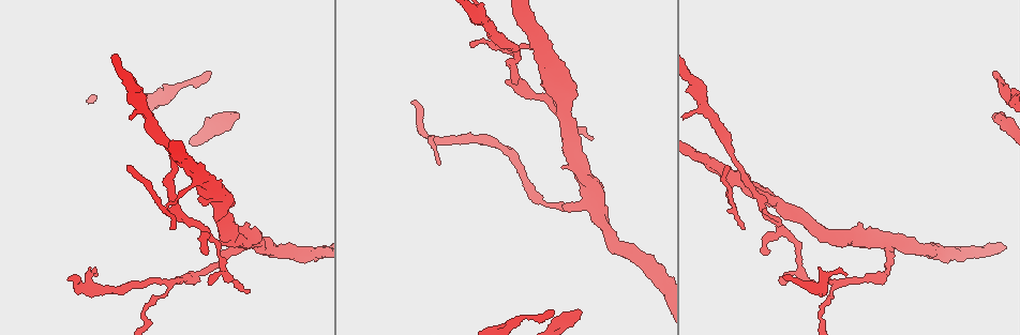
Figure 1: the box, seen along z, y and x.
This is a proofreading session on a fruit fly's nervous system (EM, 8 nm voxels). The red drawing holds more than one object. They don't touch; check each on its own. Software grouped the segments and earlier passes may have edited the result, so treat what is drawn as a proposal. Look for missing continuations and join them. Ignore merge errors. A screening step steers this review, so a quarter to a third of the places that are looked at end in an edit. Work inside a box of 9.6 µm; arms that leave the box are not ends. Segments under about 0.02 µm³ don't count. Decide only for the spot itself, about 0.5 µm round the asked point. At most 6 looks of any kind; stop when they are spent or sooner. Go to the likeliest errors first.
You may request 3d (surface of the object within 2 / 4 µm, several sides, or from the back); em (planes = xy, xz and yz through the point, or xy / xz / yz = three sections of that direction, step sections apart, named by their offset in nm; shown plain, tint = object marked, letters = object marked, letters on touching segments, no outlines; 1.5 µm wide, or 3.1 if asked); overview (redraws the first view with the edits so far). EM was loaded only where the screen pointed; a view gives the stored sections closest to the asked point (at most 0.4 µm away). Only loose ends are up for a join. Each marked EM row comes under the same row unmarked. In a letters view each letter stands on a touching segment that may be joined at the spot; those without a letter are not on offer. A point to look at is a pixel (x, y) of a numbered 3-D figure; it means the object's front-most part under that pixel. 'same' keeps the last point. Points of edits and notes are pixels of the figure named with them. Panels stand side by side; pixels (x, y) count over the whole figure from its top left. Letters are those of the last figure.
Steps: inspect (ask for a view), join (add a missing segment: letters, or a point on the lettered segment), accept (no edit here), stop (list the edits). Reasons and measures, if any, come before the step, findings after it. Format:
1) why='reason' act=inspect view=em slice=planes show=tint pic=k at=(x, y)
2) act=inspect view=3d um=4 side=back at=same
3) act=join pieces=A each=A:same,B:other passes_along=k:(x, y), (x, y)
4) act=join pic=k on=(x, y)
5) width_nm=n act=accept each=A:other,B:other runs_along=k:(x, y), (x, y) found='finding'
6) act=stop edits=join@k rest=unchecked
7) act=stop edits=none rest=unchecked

why='tapers out' act=inspect view=3d um=2 pic=1 at=(552, 313)

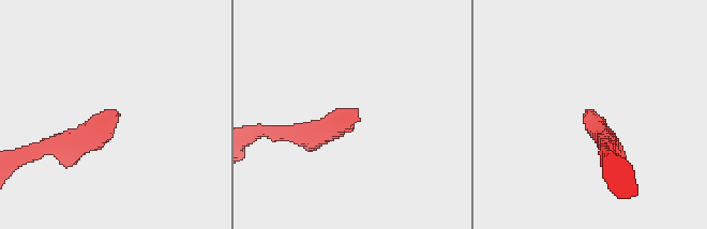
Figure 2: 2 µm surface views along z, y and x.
why='now the EM' act=inspect view=em slice=planes show=letters pic=2 at=(585, 110)

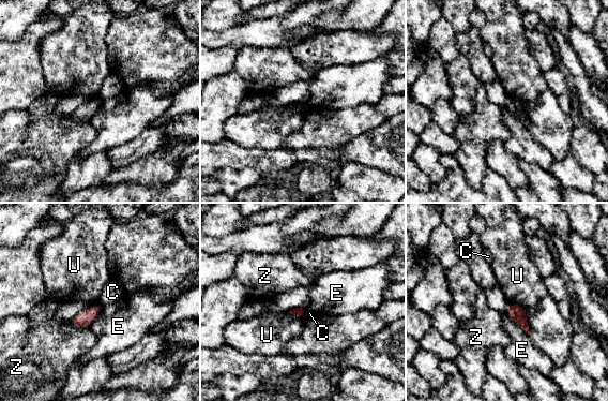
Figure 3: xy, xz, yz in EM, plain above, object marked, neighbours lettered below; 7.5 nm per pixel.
act=accept each=C:other,E:other,U:other,Z:other border=3:(306, 307), (303, 316) found='none of them fits'

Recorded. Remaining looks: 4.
why='free end' act=inspect view=em slice=xy step=8 show=letters pic=1 at=(784, 277)

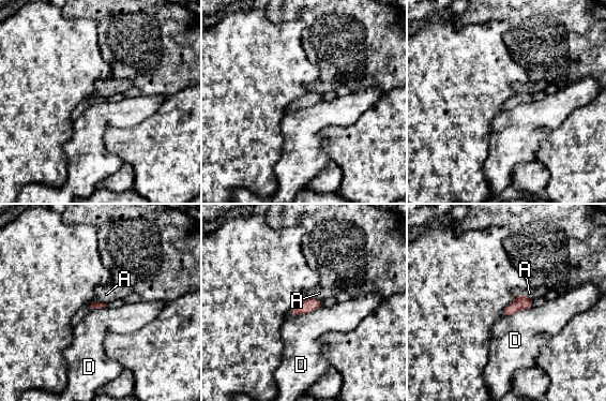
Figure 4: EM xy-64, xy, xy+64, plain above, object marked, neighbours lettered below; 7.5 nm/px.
act=accept each=A:other,D:other border=4:(321, 306), (309, 312), (289, 315) found='none of them fits'

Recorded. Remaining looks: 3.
why='thin end' act=inspect view=em slice=planes show=tint pic=1 at=(782, 285)

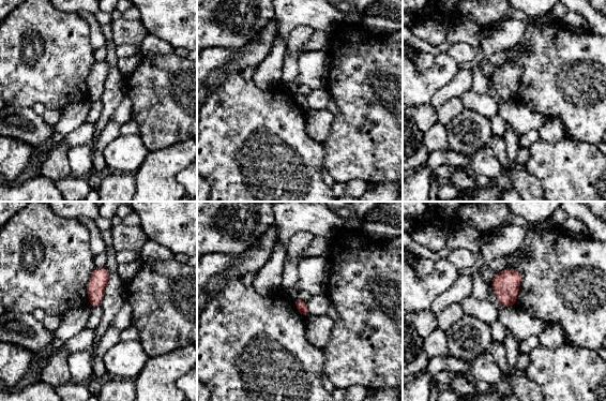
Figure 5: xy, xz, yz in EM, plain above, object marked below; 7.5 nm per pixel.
act=inspect view=em slice=planes show=letters at=same

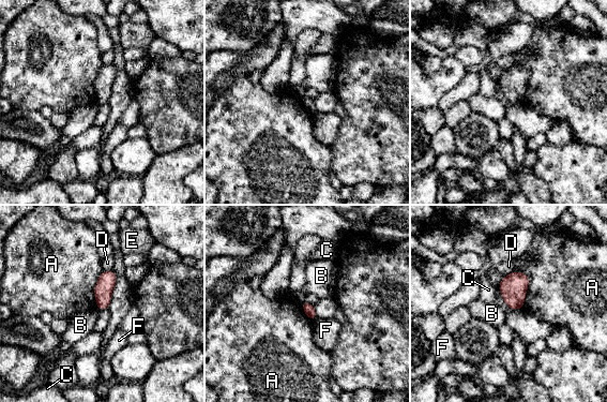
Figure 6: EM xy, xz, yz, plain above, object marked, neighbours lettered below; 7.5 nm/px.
act=accept each=A:other,B:other,C:other,D:other,E:other,F:other found='none of them fits'

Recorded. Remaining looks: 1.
act=stop edits=none rest=unchecked

